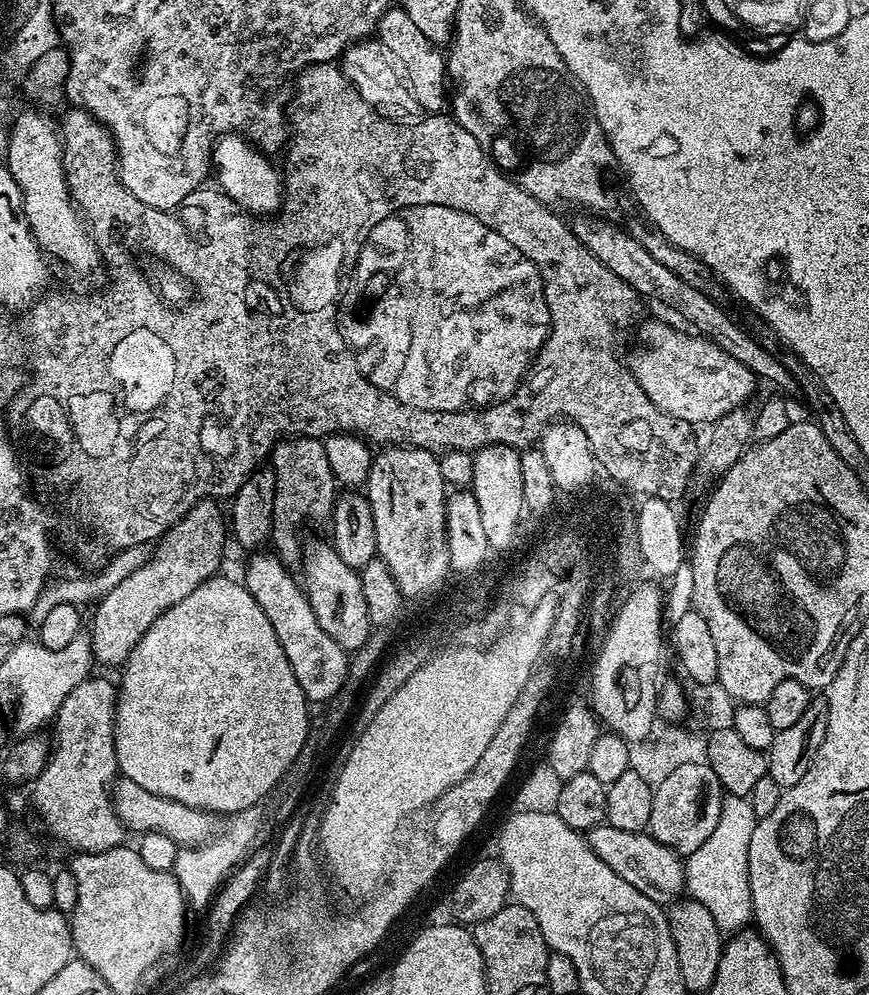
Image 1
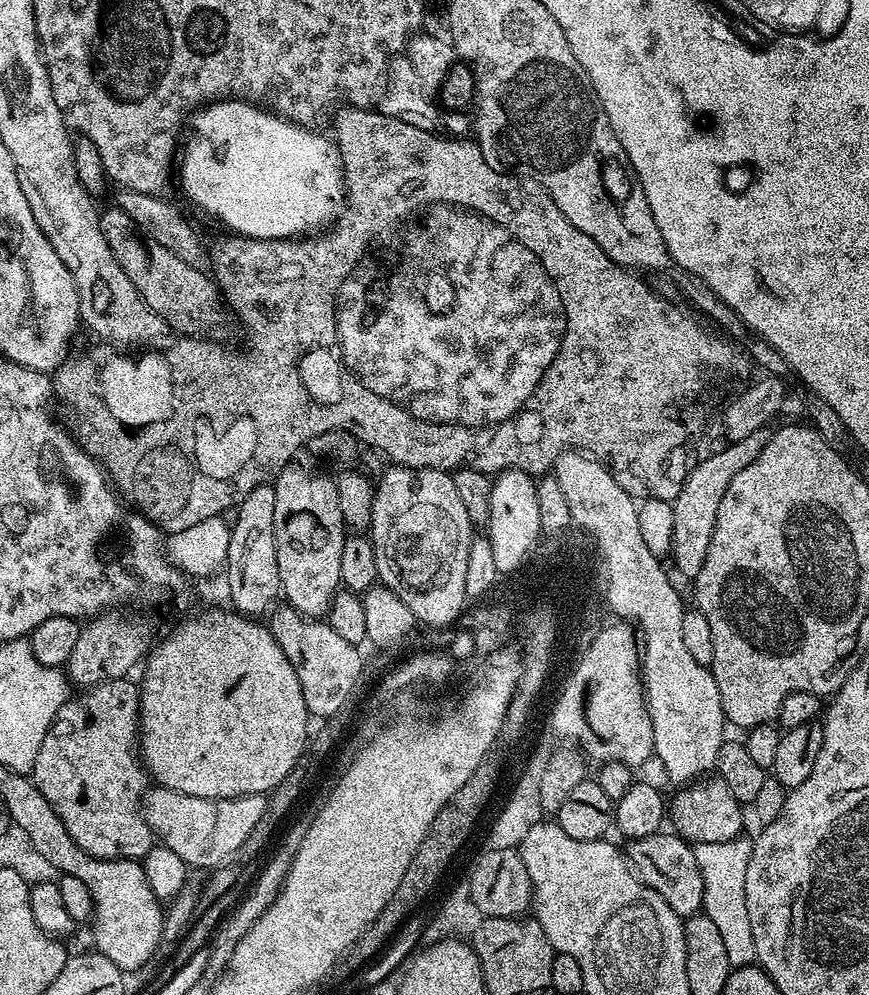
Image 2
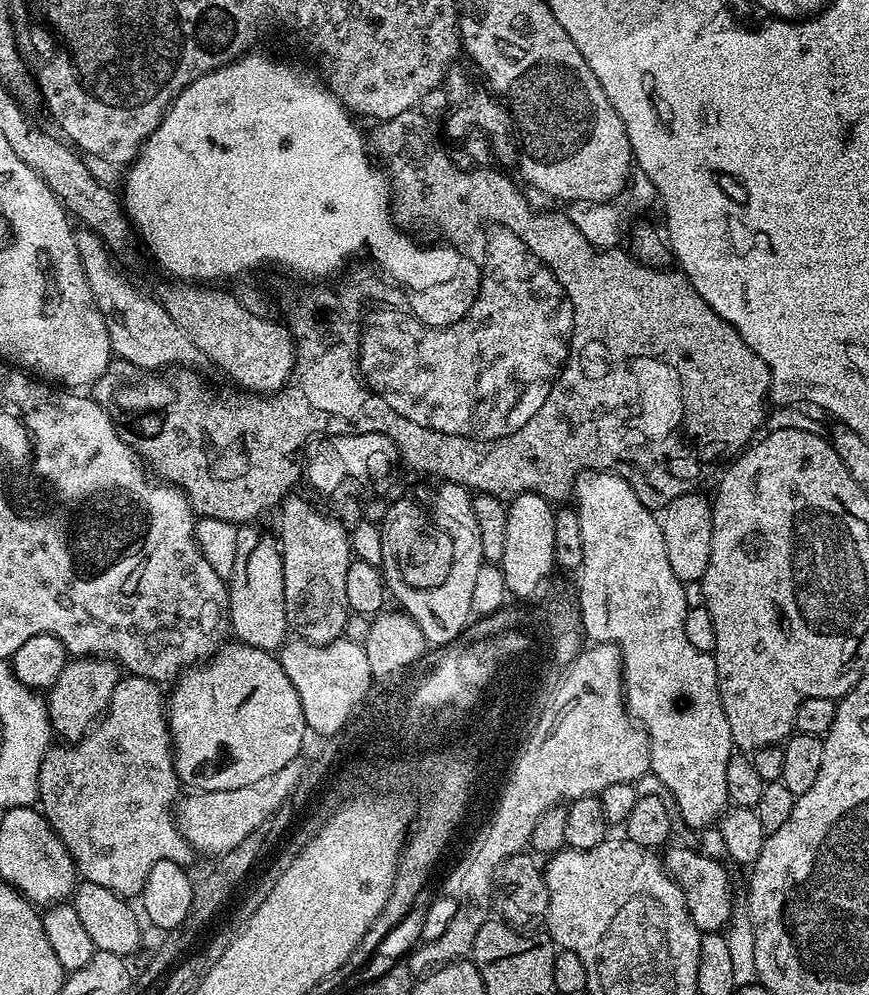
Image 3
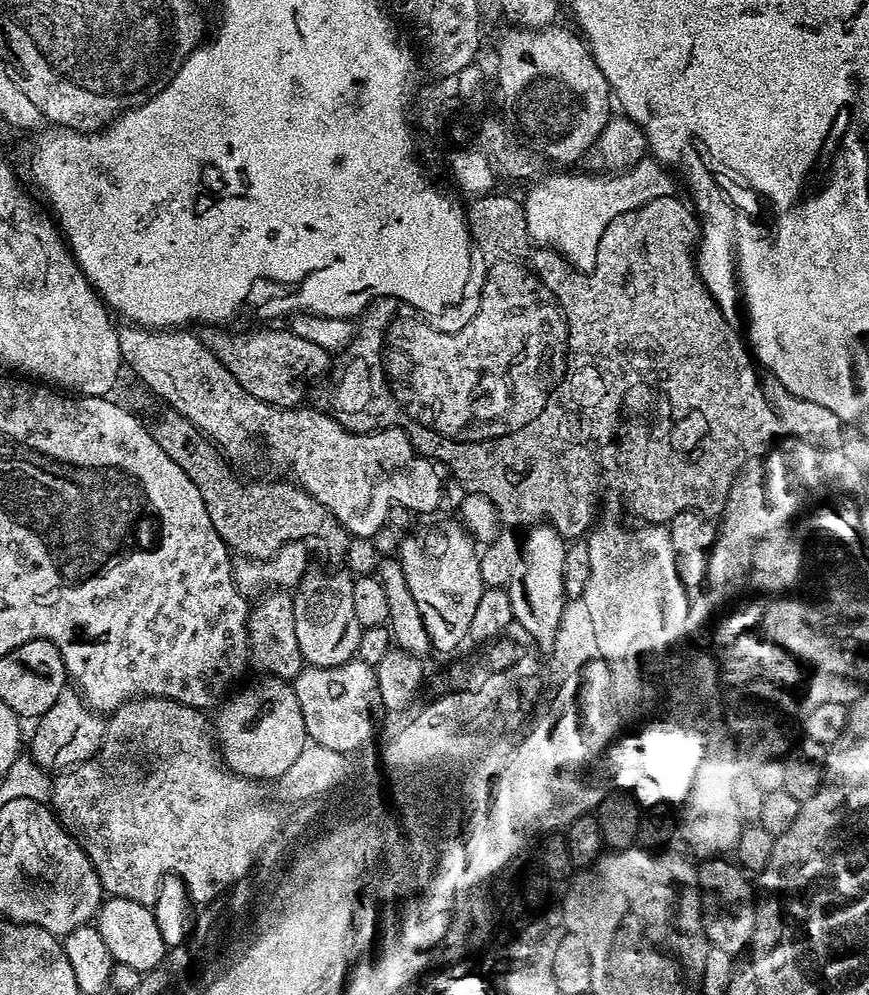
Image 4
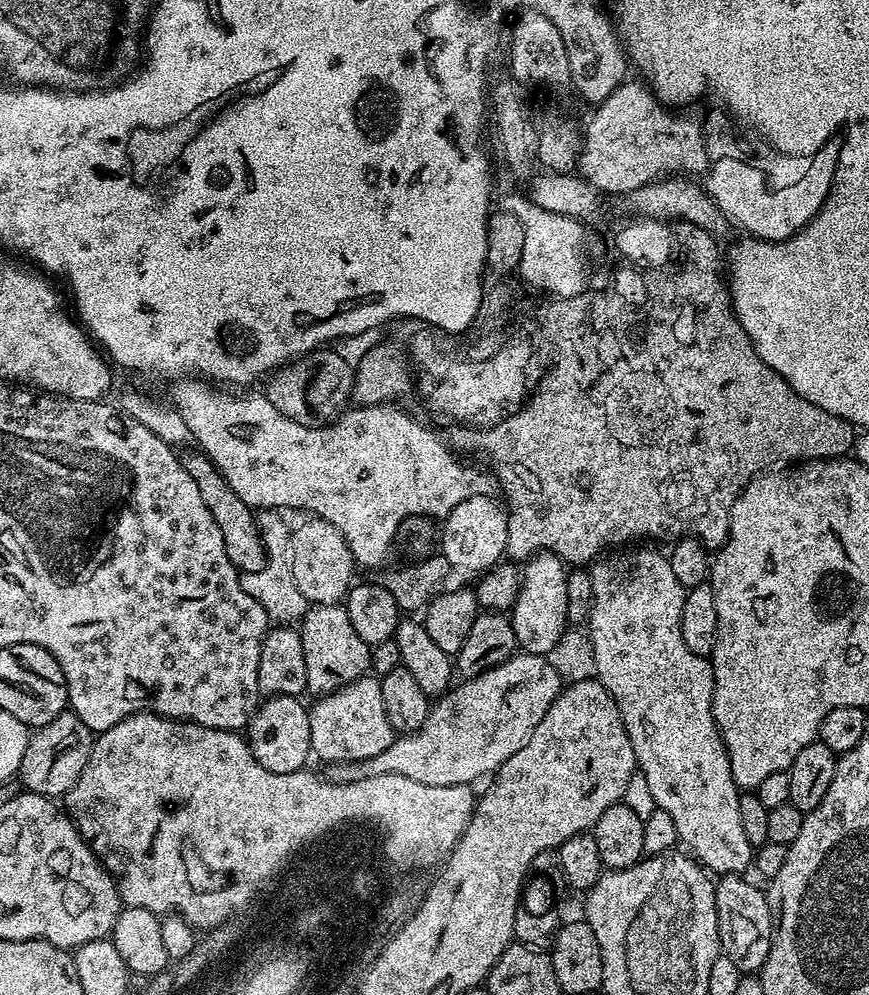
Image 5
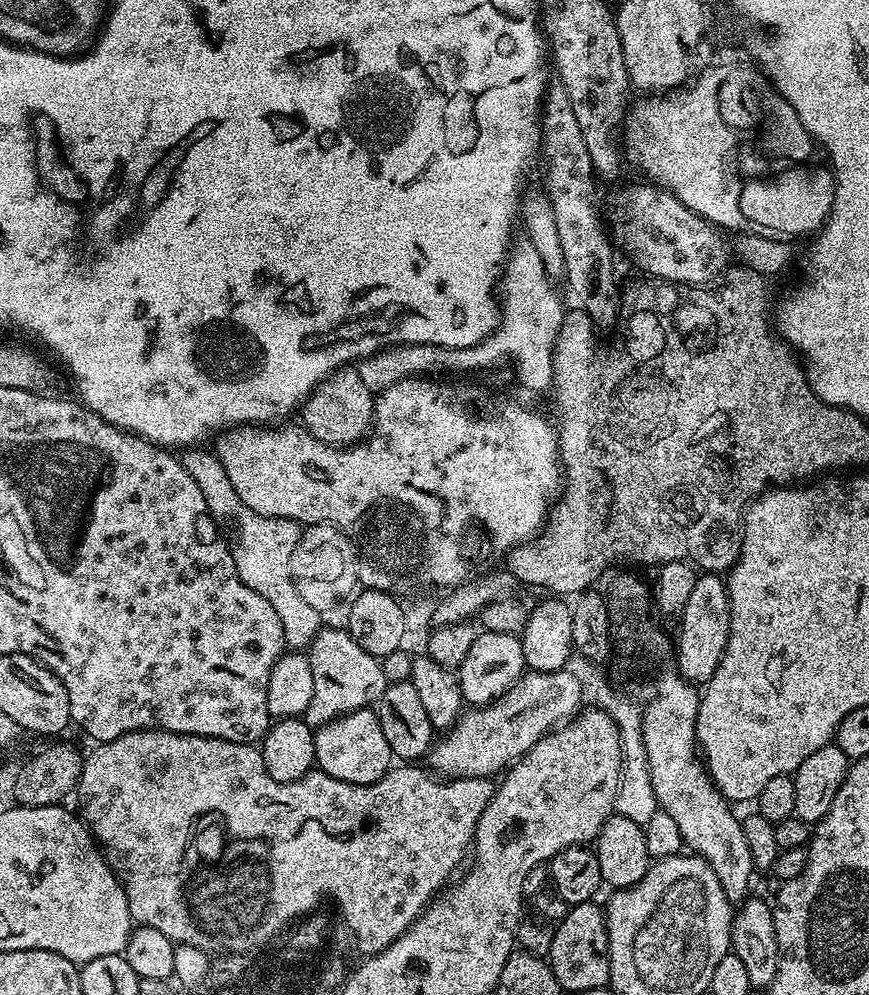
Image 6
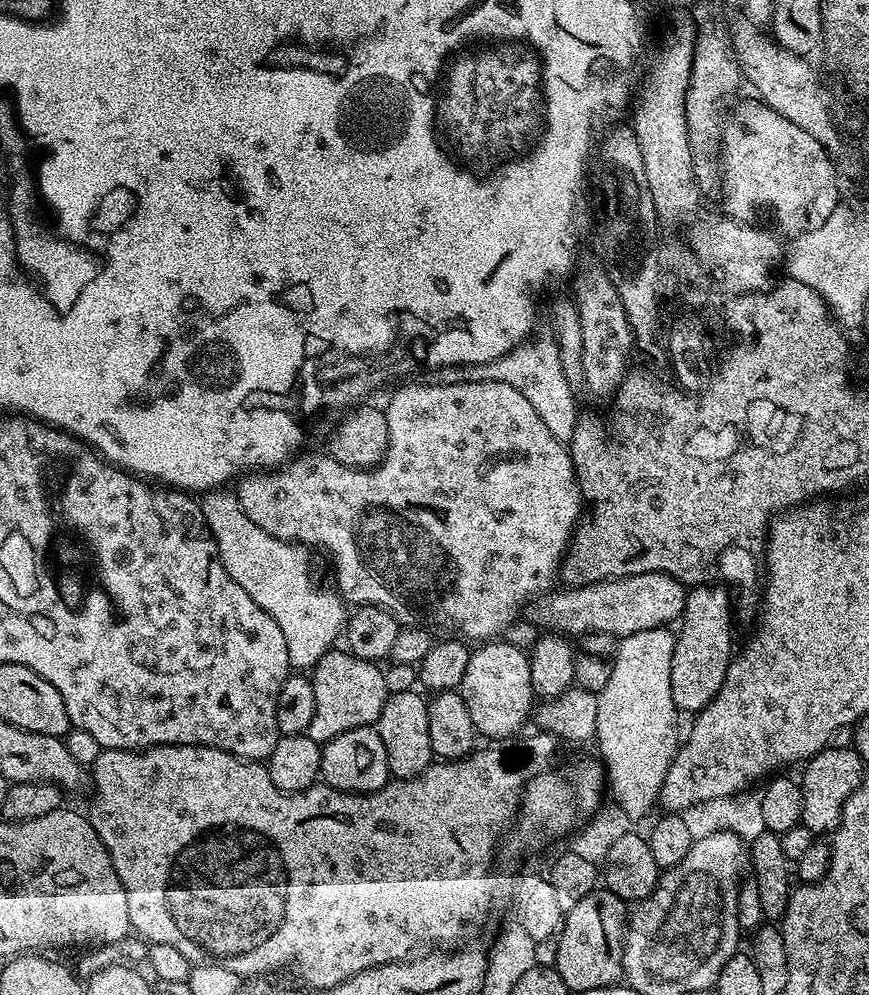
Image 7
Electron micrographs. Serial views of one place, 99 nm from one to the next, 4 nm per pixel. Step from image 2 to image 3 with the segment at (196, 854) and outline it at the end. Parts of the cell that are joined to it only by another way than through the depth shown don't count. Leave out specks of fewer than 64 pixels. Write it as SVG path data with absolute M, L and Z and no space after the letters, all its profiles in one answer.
M297 758L282 766L278 774L262 778L262 782L254 782L254 786L242 786L238 790L193 791L193 796L185 795L174 809L178 830L197 853L205 852L211 858L219 858L234 850L234 846L241 844L250 834L261 831L265 827L263 824L283 804L289 803L305 776L305 769L305 761Z

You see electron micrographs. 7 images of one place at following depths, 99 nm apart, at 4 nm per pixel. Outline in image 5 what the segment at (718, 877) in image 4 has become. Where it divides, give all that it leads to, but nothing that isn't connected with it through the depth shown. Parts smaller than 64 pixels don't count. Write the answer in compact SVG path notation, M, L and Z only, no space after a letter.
M743 875L720 876L715 881L716 909L718 910L718 938L720 950L740 967L741 973L756 974L764 967L772 945L772 915L768 898L760 888Z

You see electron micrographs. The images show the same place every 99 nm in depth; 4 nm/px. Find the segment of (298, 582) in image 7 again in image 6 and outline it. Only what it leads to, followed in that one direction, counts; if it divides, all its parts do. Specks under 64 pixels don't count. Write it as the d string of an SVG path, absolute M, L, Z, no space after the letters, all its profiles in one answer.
M194 446L187 449L182 456L184 468L194 478L198 490L202 490L202 498L206 498L212 519L221 525L229 524L232 527L230 547L238 578L242 578L242 582L250 586L254 594L262 594L262 598L274 606L278 619L282 621L285 645L292 650L307 649L313 638L320 633L322 613L302 600L288 573L290 556L301 536L301 524L296 520L266 518L262 514L254 514L254 510L250 510L250 506L246 506L242 498L234 494L234 486L230 486L230 478L226 478L226 470L219 458L211 451L202 451L204 450Z

